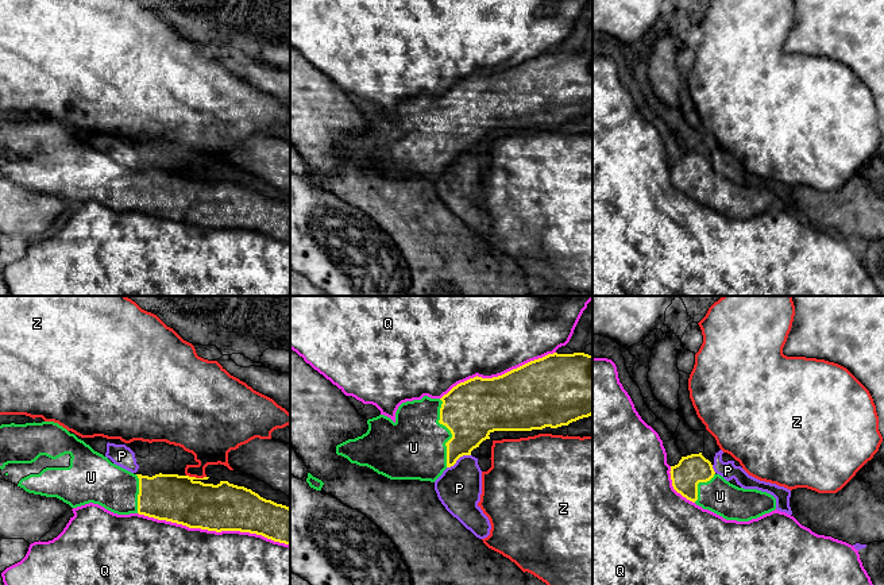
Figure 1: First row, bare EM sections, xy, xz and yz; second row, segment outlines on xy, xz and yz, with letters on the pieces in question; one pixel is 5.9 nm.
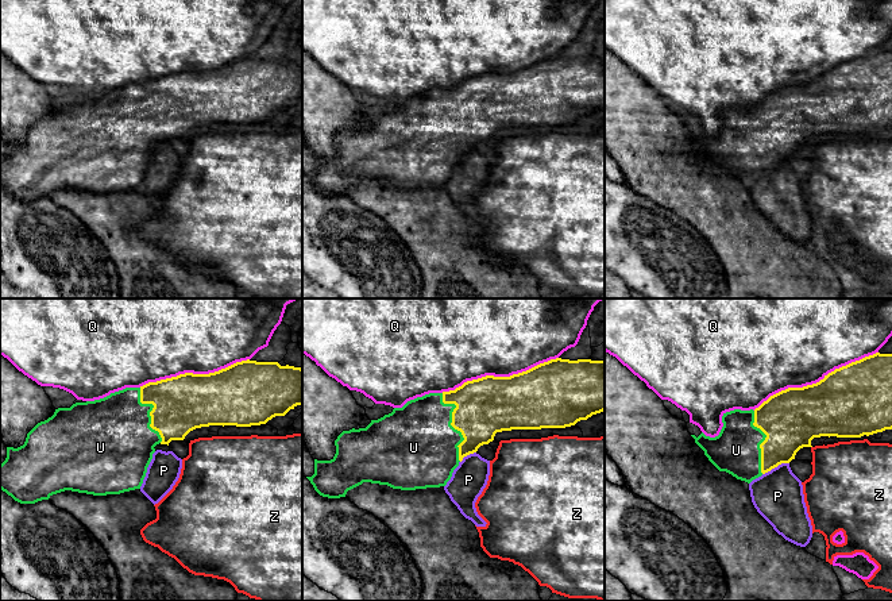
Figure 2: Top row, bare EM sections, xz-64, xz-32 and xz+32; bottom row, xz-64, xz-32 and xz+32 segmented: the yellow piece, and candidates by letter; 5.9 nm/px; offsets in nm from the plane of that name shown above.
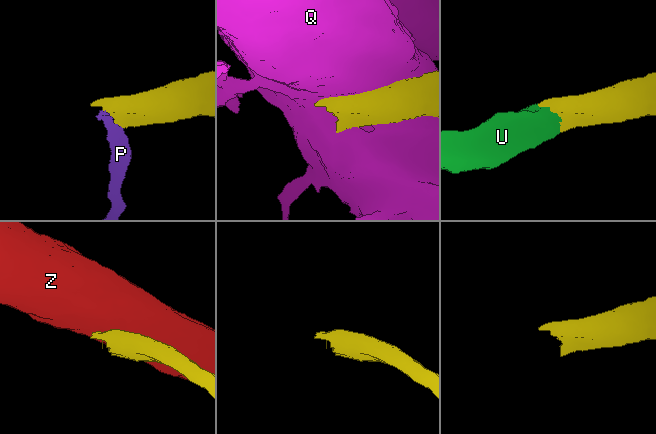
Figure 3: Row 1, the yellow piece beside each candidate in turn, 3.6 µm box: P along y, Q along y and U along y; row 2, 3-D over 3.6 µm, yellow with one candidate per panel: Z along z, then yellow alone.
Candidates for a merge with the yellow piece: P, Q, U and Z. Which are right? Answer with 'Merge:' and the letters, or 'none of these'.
Merge: U

